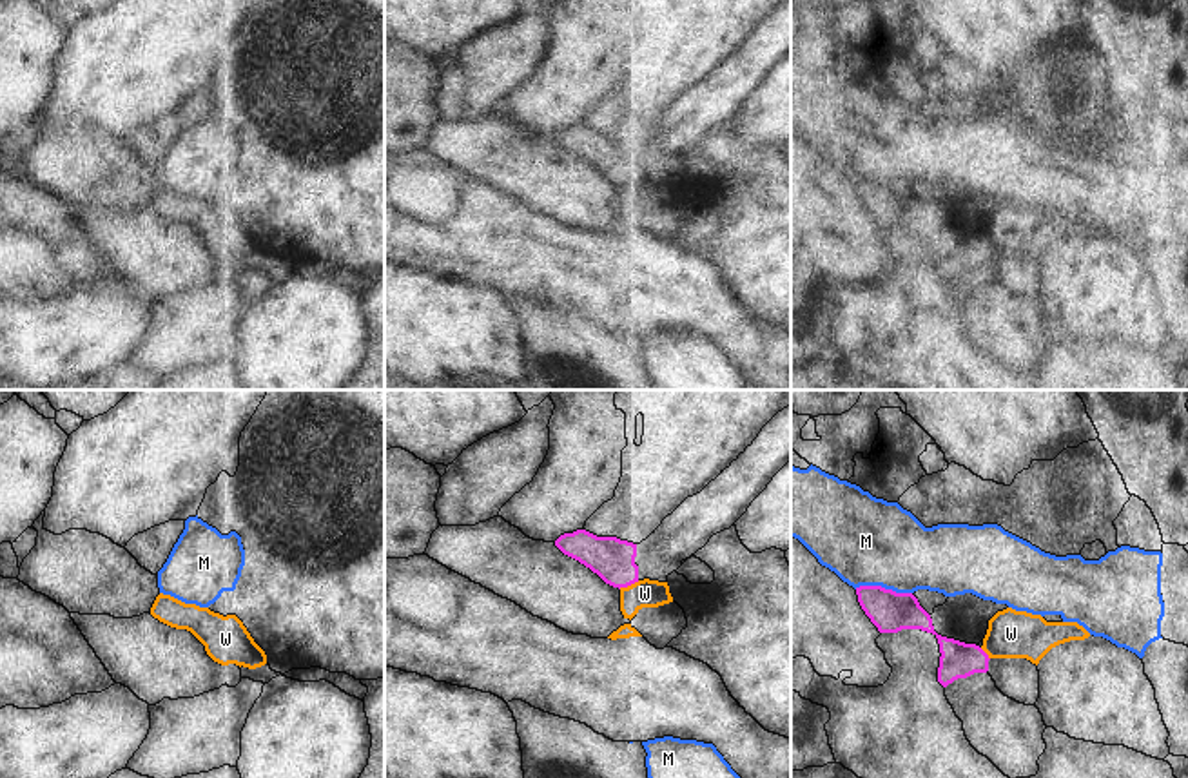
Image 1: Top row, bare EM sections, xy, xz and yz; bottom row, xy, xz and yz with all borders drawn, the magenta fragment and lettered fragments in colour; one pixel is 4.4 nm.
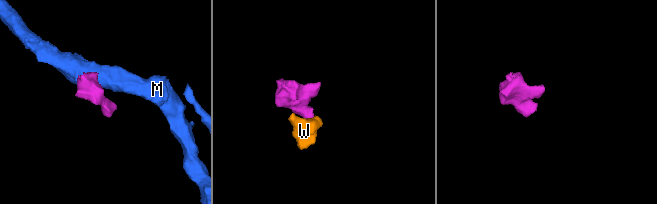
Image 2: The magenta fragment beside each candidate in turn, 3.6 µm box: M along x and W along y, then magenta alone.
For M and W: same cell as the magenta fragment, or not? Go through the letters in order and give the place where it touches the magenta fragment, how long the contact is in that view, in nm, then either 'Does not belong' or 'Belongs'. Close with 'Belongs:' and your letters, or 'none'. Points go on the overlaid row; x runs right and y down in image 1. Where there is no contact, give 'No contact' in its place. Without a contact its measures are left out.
M: Touches magenta at yz (884, 588). Shared border 260 nm. Does not belong
W: Touches magenta at xz (628, 584). Shared border 100 nm. Does not belong
Belongs: none.

